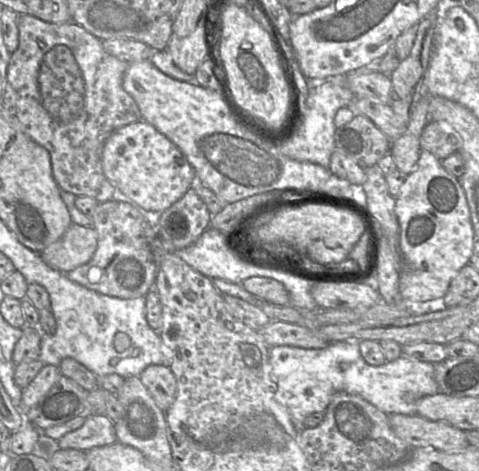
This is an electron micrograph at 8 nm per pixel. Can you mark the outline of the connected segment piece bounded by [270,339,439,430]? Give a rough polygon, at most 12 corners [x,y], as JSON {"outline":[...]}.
{"outline":[[358,339],[270,347],[297,430],[337,392],[390,415],[439,391],[433,363],[372,366]]}

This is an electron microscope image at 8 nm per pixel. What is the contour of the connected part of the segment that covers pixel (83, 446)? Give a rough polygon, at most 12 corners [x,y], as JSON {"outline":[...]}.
{"outline":[[89,414],[58,440],[60,449],[88,451],[117,442],[114,422]]}

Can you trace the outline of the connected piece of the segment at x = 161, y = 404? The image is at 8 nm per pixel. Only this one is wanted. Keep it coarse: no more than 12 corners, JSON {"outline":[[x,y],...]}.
{"outline":[[149,365],[139,377],[166,412],[177,394],[170,367]]}

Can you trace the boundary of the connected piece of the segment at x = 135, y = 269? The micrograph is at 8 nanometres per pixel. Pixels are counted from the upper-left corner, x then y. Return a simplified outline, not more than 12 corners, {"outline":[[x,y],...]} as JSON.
{"outline":[[121,199],[92,216],[97,249],[64,274],[122,299],[153,289],[156,215]]}

